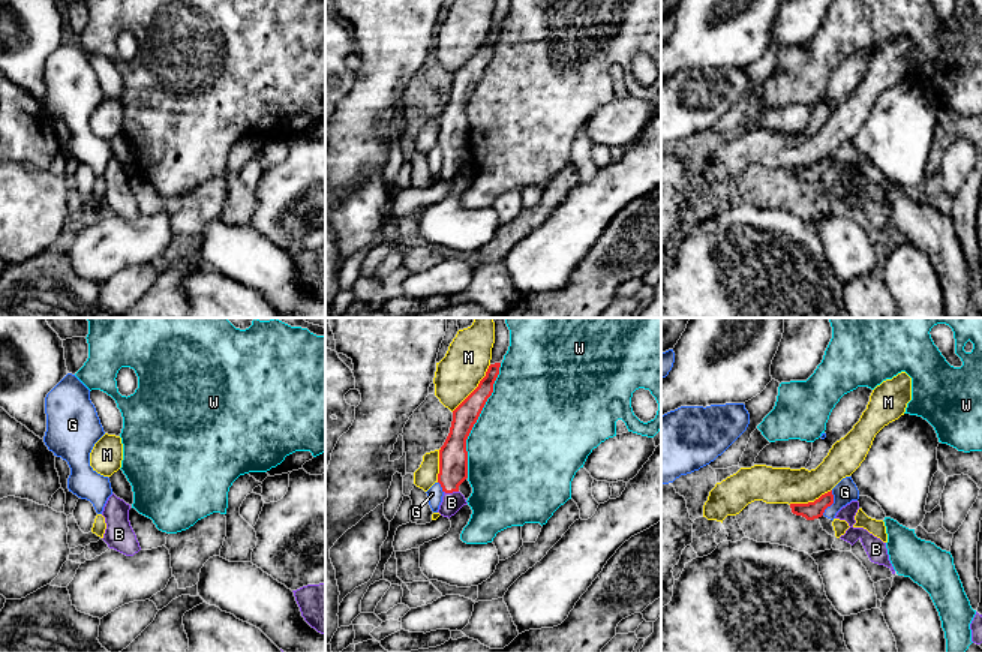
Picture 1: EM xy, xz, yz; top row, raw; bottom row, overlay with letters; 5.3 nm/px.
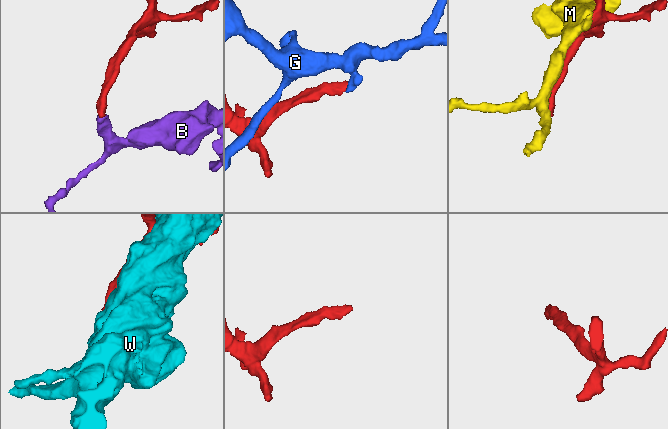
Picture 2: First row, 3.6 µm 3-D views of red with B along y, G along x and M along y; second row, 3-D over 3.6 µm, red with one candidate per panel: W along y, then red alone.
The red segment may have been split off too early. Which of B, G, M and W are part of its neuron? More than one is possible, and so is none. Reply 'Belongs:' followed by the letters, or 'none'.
Belongs: B

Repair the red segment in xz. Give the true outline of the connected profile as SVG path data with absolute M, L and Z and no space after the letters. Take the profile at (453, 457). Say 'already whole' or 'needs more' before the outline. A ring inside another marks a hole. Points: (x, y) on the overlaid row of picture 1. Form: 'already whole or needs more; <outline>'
needs more; M501 363L490 364L478 387L453 411L450 433L439 450L438 483L444 496L438 513L444 517L450 519L468 504L459 492L459 486L468 478L466 439L493 393L499 367Z

